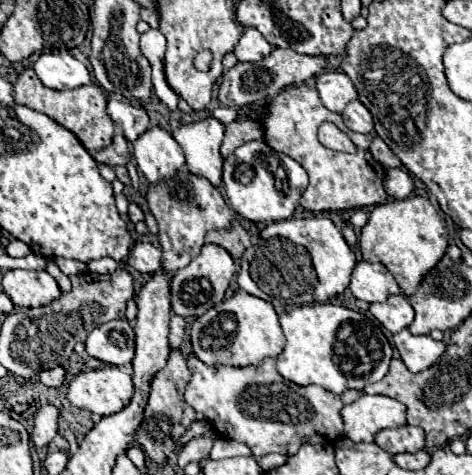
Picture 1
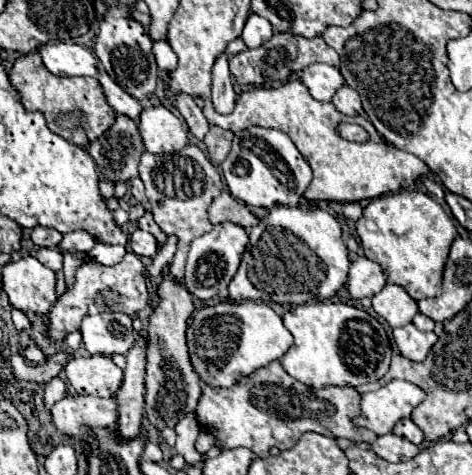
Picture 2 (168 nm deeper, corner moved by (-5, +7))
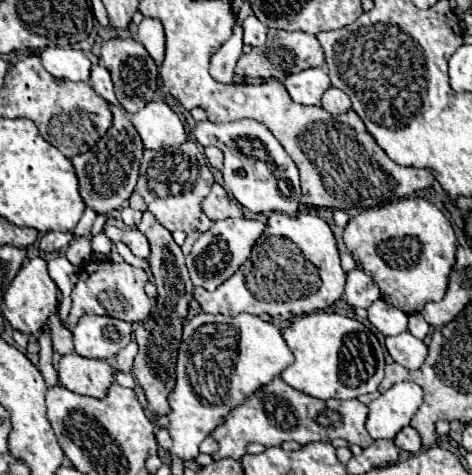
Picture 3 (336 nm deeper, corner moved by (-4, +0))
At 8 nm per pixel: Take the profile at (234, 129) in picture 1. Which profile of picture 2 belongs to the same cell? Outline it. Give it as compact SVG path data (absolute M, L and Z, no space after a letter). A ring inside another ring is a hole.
M217 126L209 128L203 142L205 142L207 152L213 158L213 162L221 164L227 158L229 148L231 148L231 138L233 138L233 132L229 132L229 130L223 130L223 128L217 128Z

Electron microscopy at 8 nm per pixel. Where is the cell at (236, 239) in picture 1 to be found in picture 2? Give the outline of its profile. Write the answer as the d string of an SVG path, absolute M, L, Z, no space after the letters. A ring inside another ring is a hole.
M223 190L217 198L213 198L209 206L209 220L211 224L219 224L221 220L233 220L235 224L241 224L245 228L251 228L253 224L259 222L251 214L251 210L243 202L235 200L227 190Z

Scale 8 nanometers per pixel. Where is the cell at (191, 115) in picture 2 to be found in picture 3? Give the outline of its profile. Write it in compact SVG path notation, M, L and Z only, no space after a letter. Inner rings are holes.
M242 119L232 123L210 123L200 121L192 127L192 135L200 135L200 139L212 139L212 145L220 147L224 153L224 189L234 195L234 199L250 209L252 213L282 211L294 215L300 205L300 177L298 167L284 151L282 143L272 135L268 127L258 121Z

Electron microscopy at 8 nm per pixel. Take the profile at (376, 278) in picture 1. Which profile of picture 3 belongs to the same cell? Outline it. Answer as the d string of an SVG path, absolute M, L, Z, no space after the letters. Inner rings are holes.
M354 269L346 277L344 295L346 295L348 305L368 309L380 297L380 289L370 275L366 275L362 269Z

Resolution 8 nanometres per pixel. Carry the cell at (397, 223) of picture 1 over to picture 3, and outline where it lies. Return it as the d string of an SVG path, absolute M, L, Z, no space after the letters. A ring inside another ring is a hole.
M406 197L398 201L390 201L384 205L370 207L356 217L344 229L342 235L350 253L362 263L362 269L374 277L382 291L382 299L404 313L412 315L424 309L428 301L440 301L448 289L448 275L454 265L456 255L456 235L450 221L430 203L423 198Z

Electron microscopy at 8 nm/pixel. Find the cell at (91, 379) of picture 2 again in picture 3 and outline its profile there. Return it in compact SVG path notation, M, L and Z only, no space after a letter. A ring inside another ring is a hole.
M70 353L60 359L58 379L60 385L78 395L104 399L108 387L114 383L114 371L104 359L86 359L78 353Z

